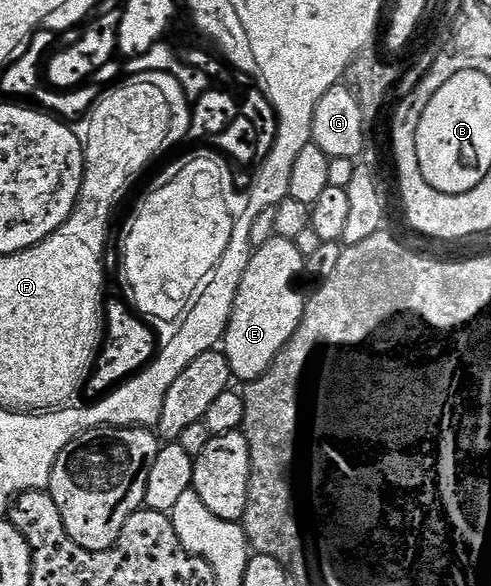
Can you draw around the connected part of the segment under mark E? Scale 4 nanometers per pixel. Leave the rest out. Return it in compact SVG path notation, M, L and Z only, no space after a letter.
M274 236L254 251L243 282L235 294L229 325L225 331L223 351L234 377L238 381L252 382L268 370L275 354L287 346L305 314L306 297L293 289L297 275L305 272L305 259L292 240Z

